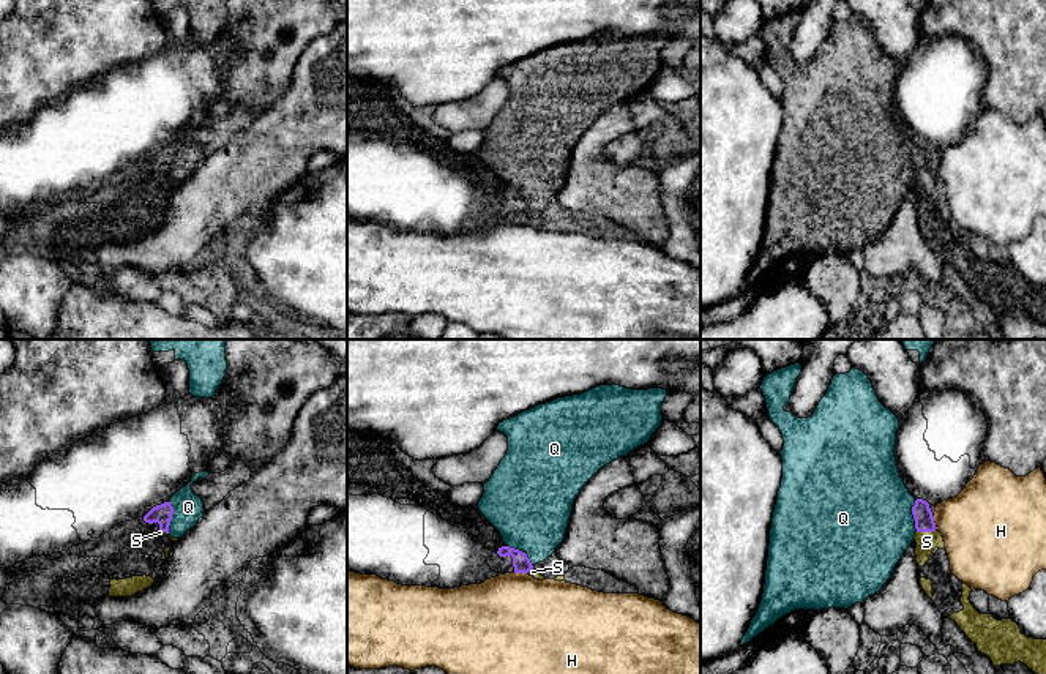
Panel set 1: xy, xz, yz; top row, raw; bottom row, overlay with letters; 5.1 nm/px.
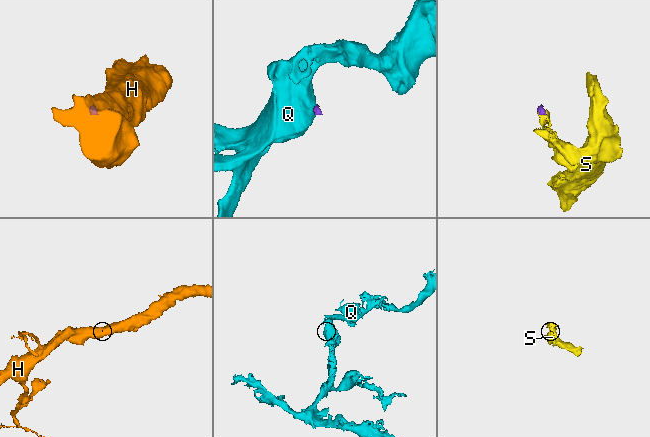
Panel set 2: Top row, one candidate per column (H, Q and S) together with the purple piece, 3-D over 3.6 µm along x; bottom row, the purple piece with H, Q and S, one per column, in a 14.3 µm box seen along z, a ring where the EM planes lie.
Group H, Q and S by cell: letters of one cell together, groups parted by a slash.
H / Q / S

